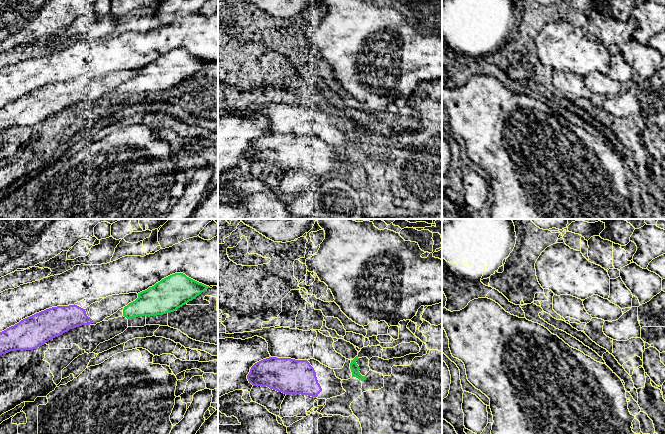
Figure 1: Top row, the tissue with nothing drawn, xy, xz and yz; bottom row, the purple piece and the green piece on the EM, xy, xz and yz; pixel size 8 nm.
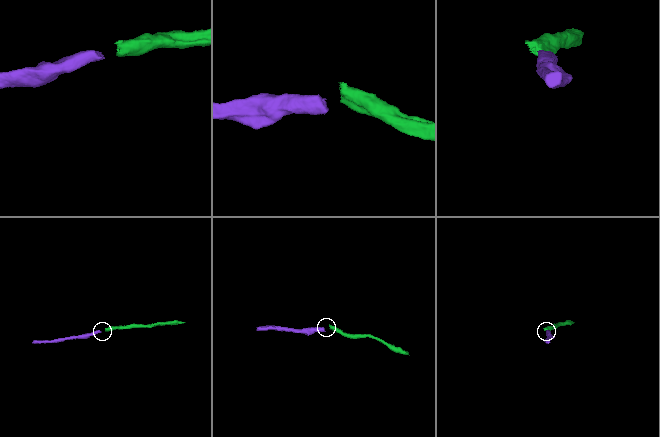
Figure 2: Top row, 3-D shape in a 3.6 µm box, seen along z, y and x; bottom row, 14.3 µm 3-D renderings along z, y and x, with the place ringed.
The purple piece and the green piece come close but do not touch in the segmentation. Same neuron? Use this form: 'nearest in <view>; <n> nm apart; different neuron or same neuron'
nearest in xy; 260 nm apart; different neuron

